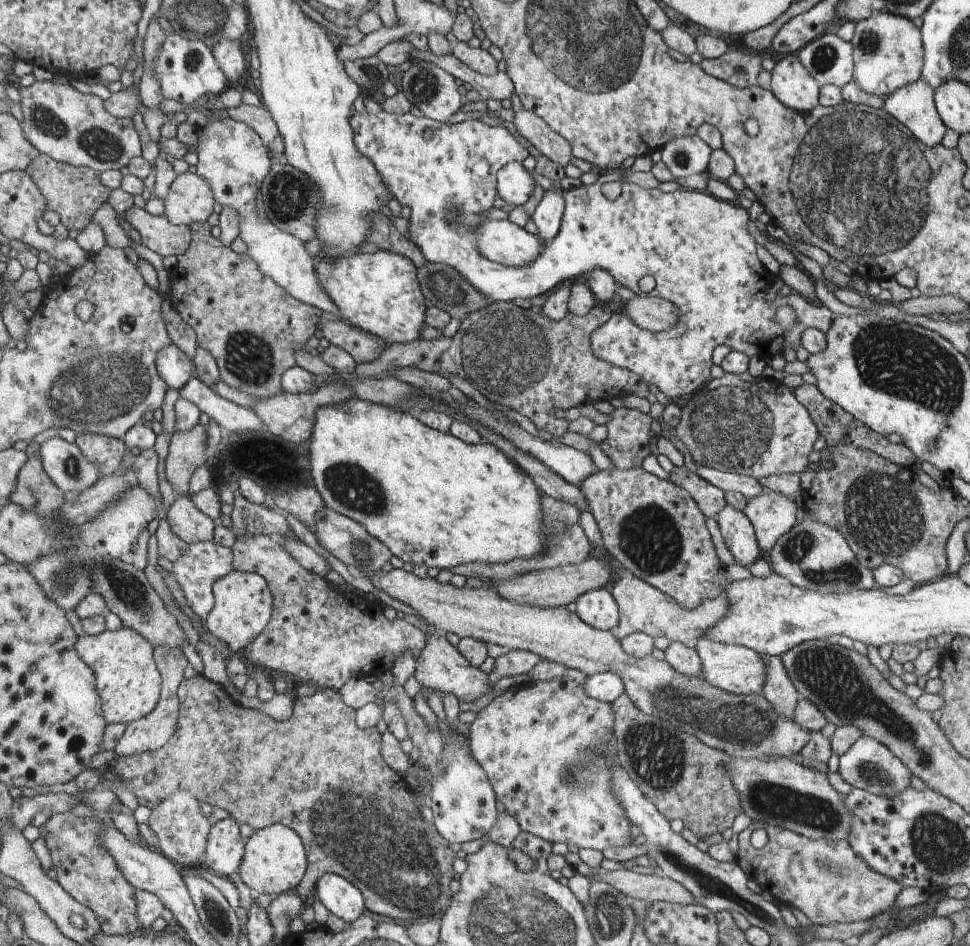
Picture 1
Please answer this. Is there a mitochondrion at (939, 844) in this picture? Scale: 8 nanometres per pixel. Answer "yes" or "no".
yes

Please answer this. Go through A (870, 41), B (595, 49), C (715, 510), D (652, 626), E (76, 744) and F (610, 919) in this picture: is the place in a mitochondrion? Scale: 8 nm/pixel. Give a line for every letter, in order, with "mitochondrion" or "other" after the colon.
A: mitochondrion
B: mitochondrion
C: other
D: other
E: other
F: mitochondrion

